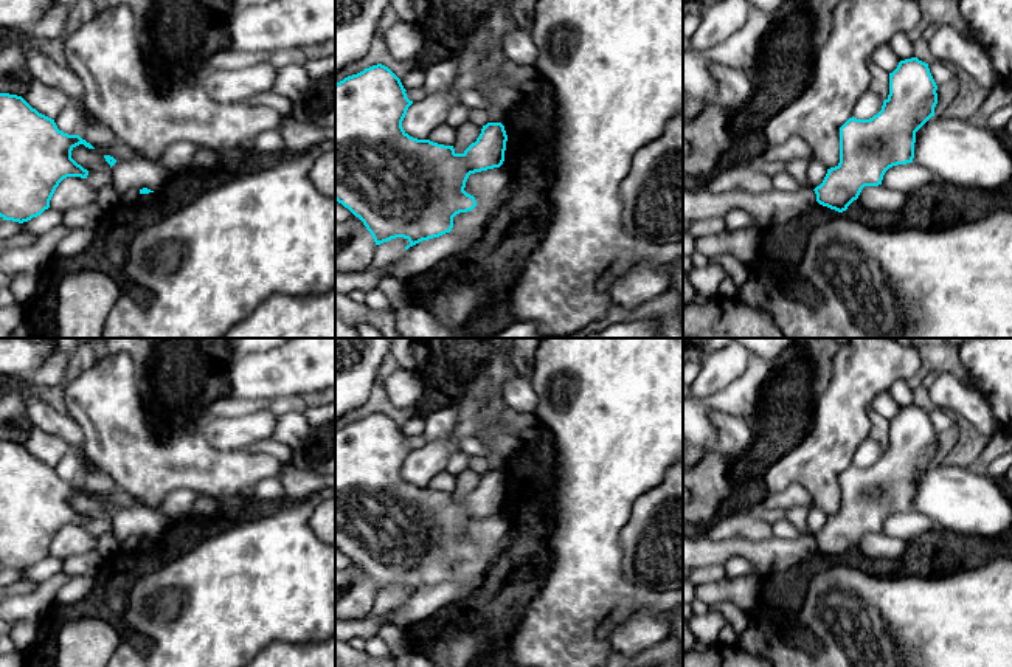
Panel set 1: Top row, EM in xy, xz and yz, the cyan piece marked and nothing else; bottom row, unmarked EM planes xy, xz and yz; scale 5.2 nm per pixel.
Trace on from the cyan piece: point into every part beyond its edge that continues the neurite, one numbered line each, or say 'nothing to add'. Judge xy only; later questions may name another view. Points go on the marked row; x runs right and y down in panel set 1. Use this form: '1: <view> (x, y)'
nothing to add

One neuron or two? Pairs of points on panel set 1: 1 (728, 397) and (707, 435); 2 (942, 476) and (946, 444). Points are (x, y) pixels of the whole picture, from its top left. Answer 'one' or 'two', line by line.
1: one
2: two

